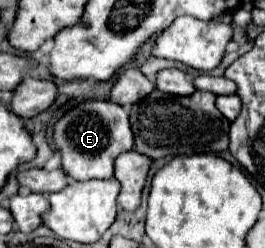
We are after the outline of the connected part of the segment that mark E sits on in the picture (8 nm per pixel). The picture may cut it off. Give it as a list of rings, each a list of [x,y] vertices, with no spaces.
[[[88,99],[68,109],[54,123],[52,139],[60,153],[64,173],[76,181],[110,179],[114,175],[114,159],[120,153],[130,151],[134,145],[134,135],[124,107],[102,99]]]

